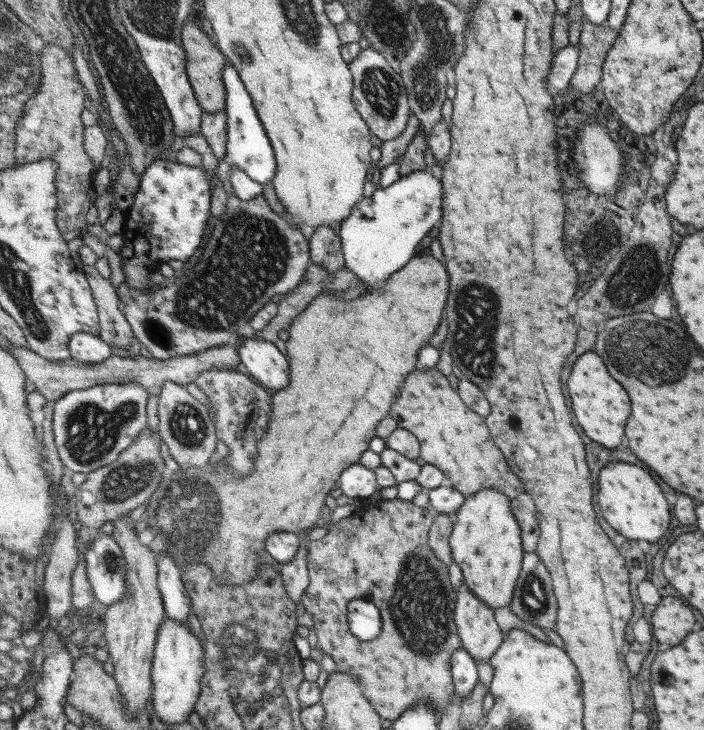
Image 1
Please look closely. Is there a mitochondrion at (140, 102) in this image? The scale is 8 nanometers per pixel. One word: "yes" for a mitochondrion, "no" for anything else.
yes

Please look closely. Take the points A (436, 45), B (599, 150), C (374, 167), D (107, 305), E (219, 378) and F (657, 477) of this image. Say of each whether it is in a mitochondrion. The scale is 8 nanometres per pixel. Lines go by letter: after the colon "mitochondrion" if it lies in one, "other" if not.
A: mitochondrion
B: mitochondrion
C: other
D: other
E: other
F: other

